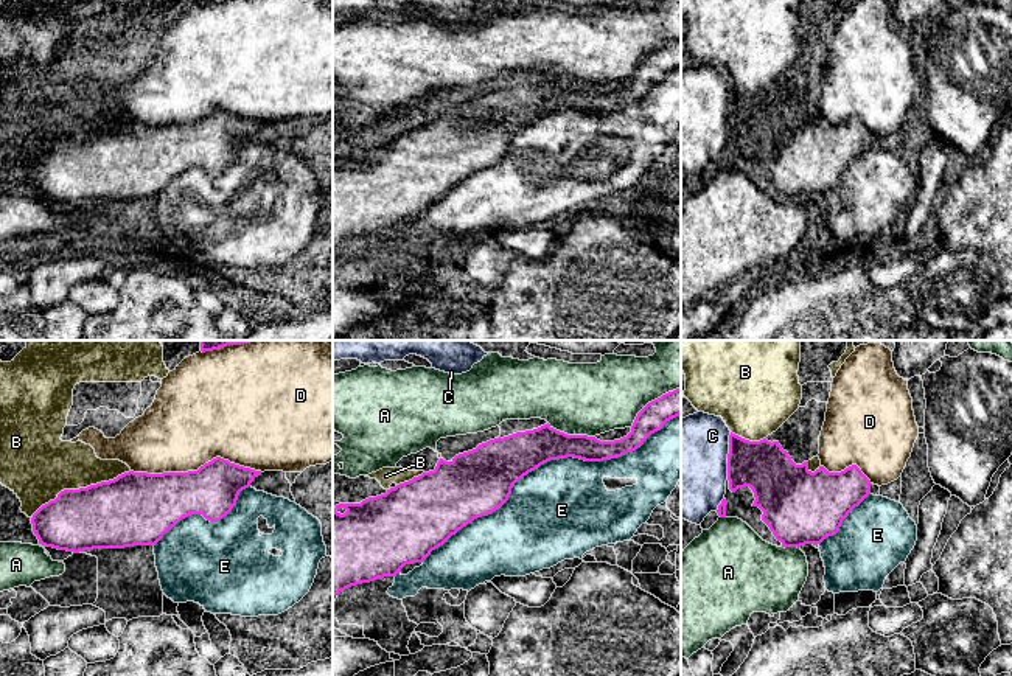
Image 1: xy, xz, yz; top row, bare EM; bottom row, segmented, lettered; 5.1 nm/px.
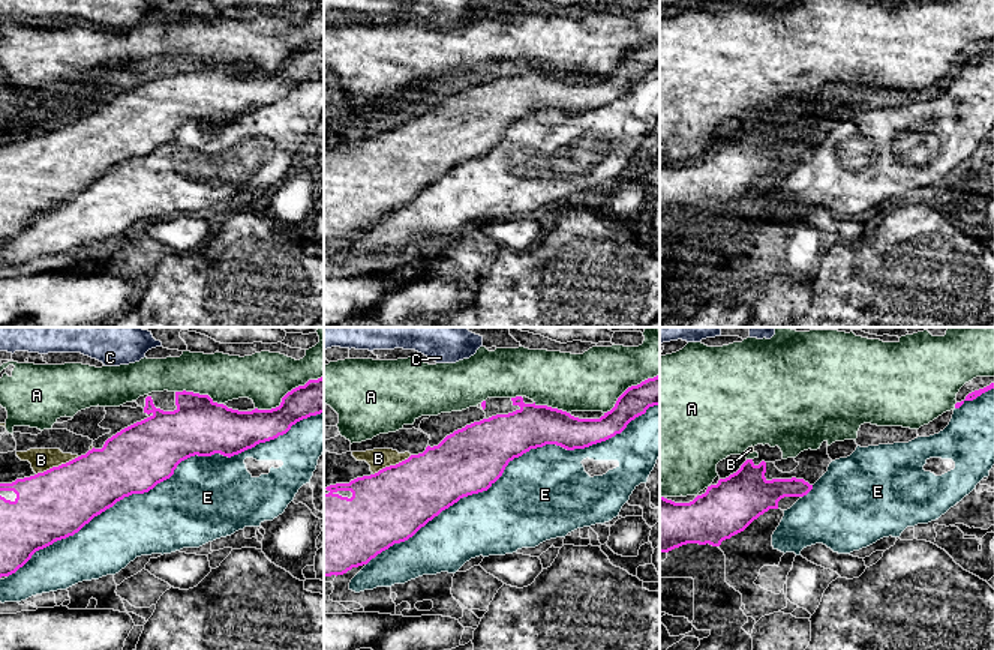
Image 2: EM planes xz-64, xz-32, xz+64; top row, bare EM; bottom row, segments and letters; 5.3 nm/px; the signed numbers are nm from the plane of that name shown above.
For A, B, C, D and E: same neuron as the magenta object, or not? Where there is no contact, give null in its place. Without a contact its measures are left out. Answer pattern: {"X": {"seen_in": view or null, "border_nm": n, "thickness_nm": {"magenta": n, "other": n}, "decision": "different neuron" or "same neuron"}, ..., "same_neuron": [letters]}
{"A": {"seen_in": "xz", "border_nm": 340, "thickness_nm": {"magenta": 140, "other": 360}, "decision": "different neuron"}, "B": {"seen_in": "xy", "border_nm": 550, "thickness_nm": {"magenta": 360, "other": 360}, "decision": "different neuron"}, "C": {"seen_in": "yz", "border_nm": 240, "thickness_nm": {"magenta": 260, "other": 480}, "decision": "different neuron"}, "D": {"seen_in": "xy", "border_nm": 700, "thickness_nm": {"magenta": 280, "other": 440}, "decision": "different neuron"}, "E": {"seen_in": "xz", "border_nm": 1550, "thickness_nm": {"magenta": 260, "other": 480}, "decision": "different neuron"}, "same_neuron": []}

